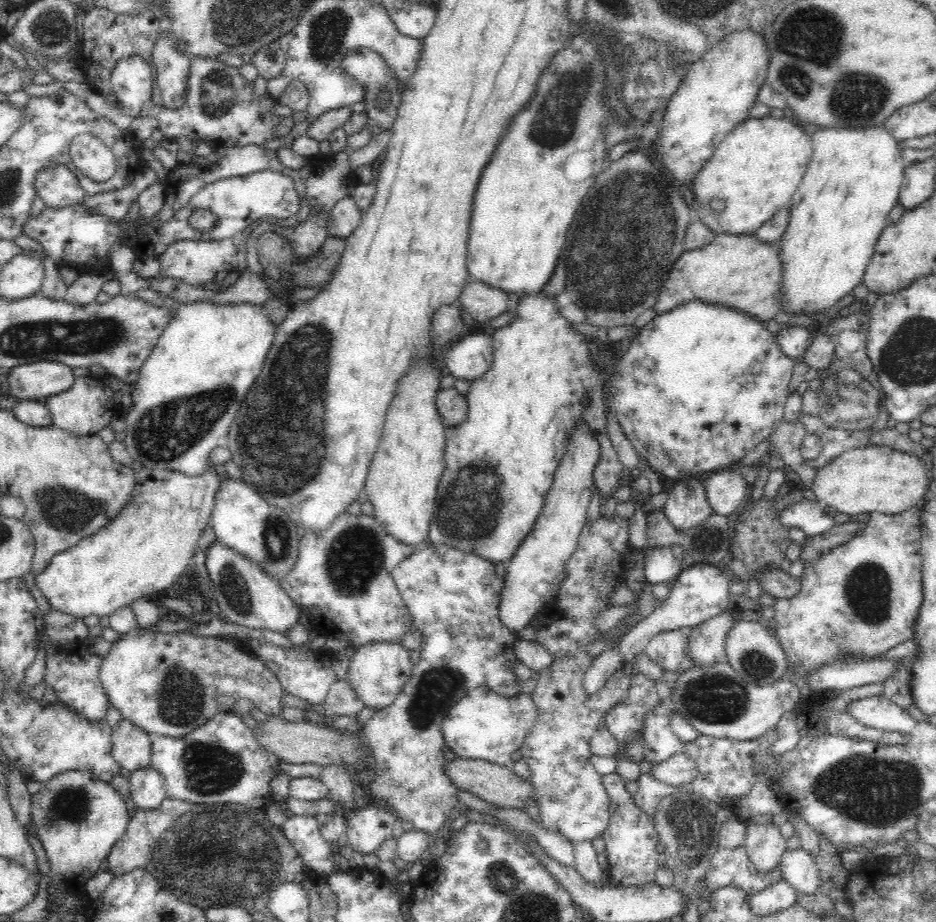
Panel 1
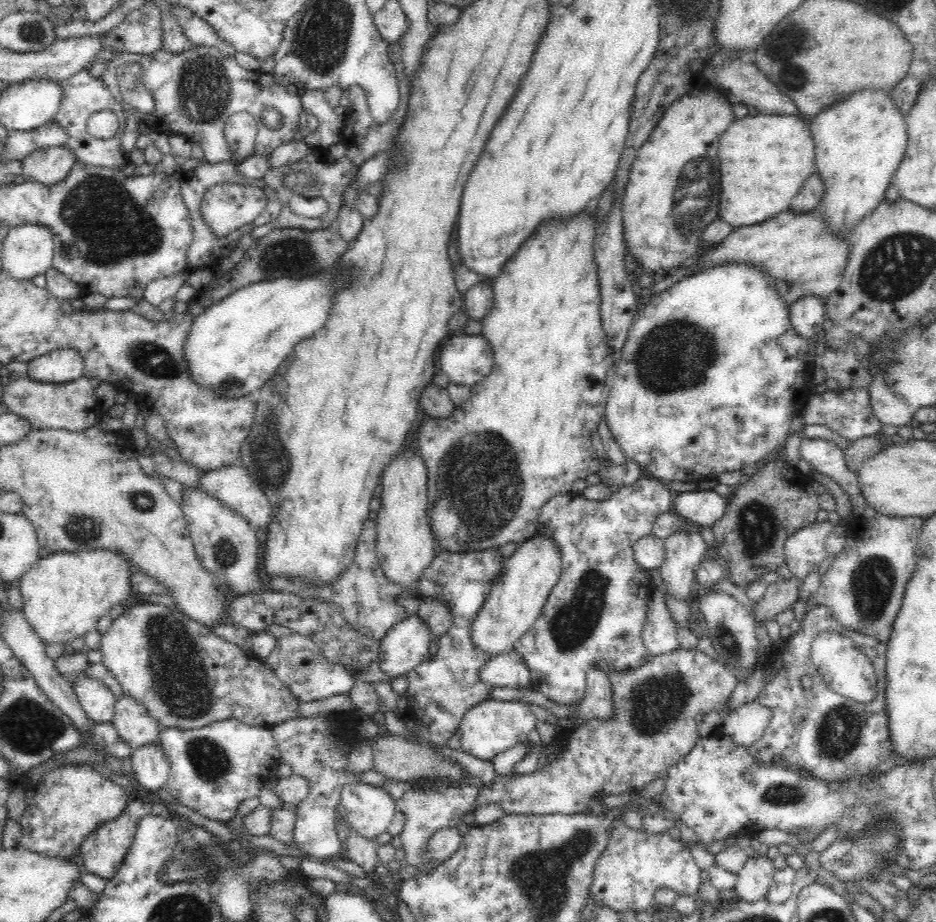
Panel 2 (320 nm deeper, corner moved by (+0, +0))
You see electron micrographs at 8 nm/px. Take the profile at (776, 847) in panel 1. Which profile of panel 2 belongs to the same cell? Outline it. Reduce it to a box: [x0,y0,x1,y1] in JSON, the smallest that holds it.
[734,854,776,903]

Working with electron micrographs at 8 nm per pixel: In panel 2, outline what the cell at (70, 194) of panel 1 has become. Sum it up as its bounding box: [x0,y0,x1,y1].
[21,147,76,186]

